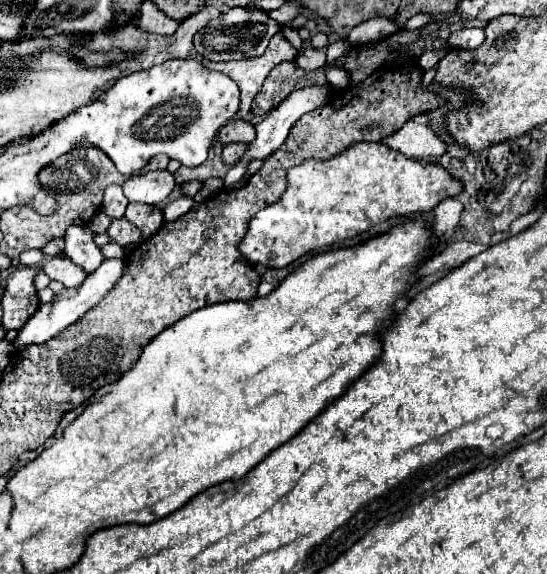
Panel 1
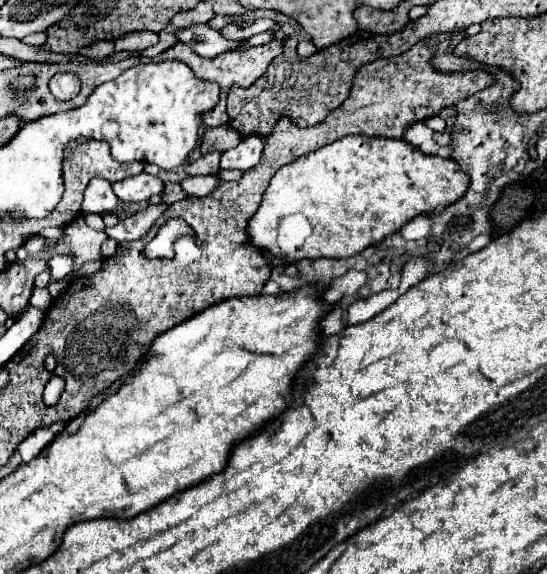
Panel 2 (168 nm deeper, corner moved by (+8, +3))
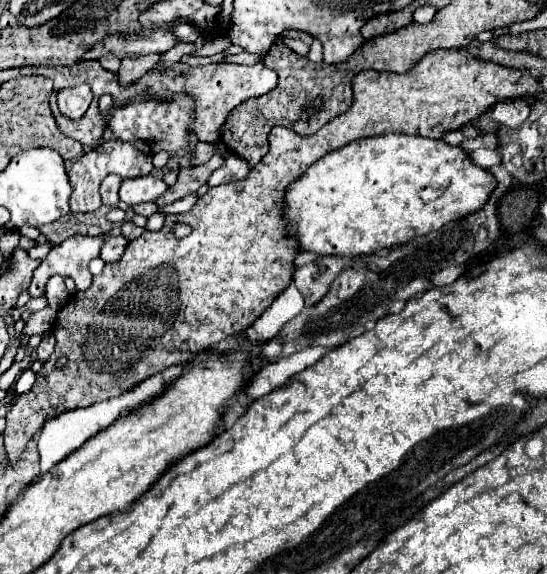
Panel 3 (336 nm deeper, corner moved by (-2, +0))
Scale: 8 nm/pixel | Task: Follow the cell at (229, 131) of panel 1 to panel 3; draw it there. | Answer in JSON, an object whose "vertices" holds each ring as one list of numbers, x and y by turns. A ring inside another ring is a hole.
{"vertices":[[197,142,197,146,195,146,195,150,189,154,189,162,191,162,191,166,201,166,201,164,205,164,213,154,223,154,223,152,227,152,225,150,225,146,215,146,215,144,207,144,207,142]]}

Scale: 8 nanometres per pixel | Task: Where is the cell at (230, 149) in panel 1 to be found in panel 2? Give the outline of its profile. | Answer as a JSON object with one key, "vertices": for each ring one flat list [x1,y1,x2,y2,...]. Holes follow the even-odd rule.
{"vertices":[[213,151,213,153,201,155,197,161,193,161,193,163,187,167,187,175,219,173,219,159,221,159,221,151]]}

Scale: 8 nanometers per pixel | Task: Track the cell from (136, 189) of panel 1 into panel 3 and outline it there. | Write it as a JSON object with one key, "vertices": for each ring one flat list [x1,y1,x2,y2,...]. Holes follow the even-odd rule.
{"vertices":[[145,176,145,178,127,178,121,182,119,188,119,200,127,206,141,204,141,202,153,202,167,190,167,184,157,176]]}

